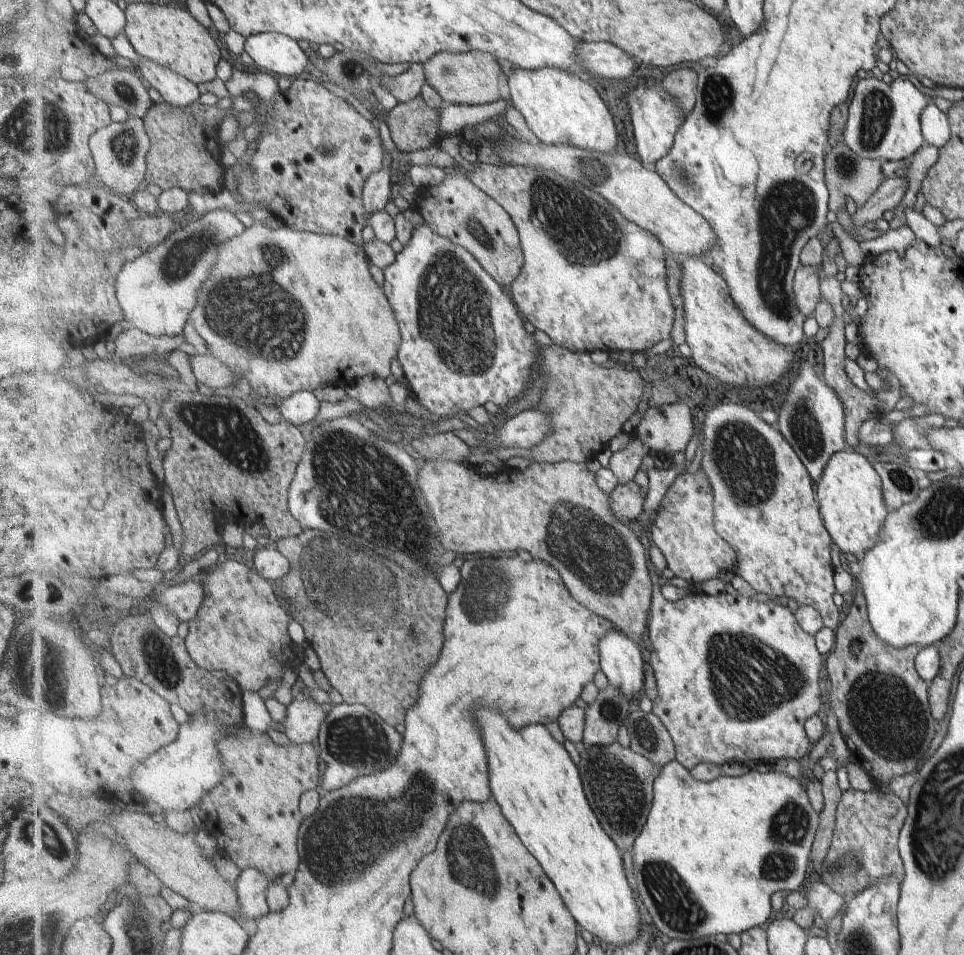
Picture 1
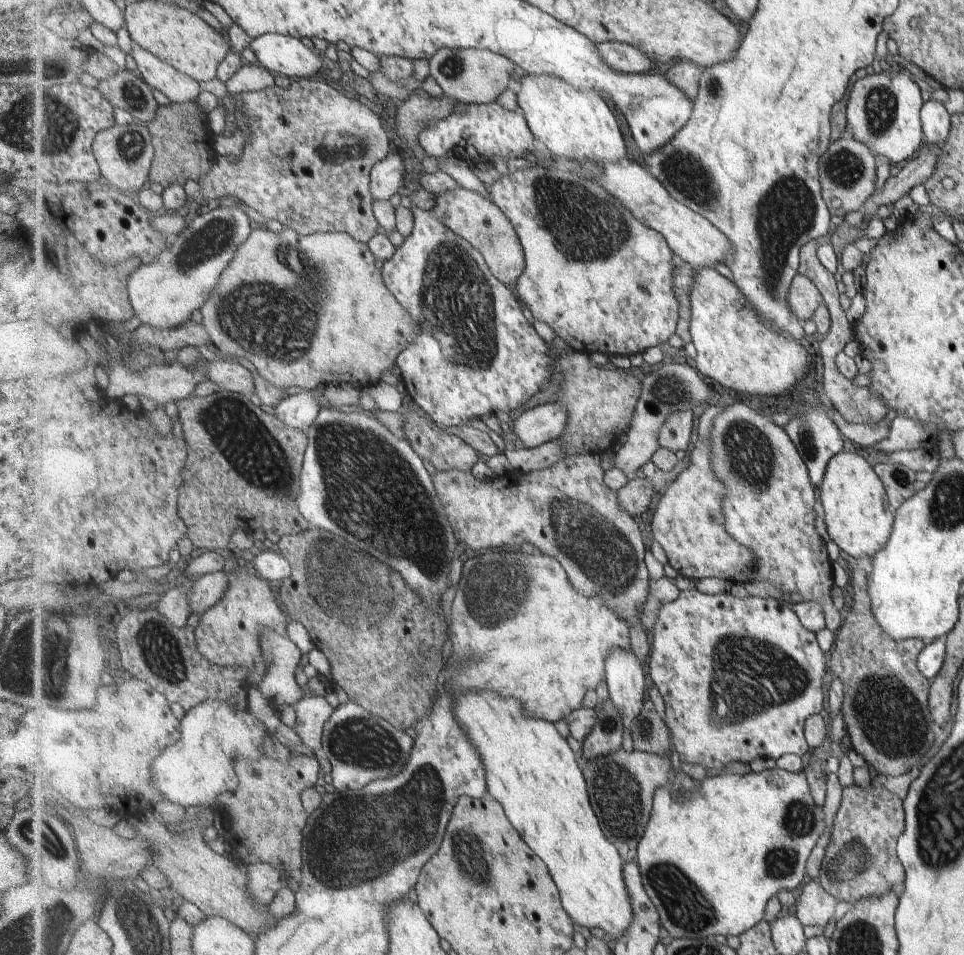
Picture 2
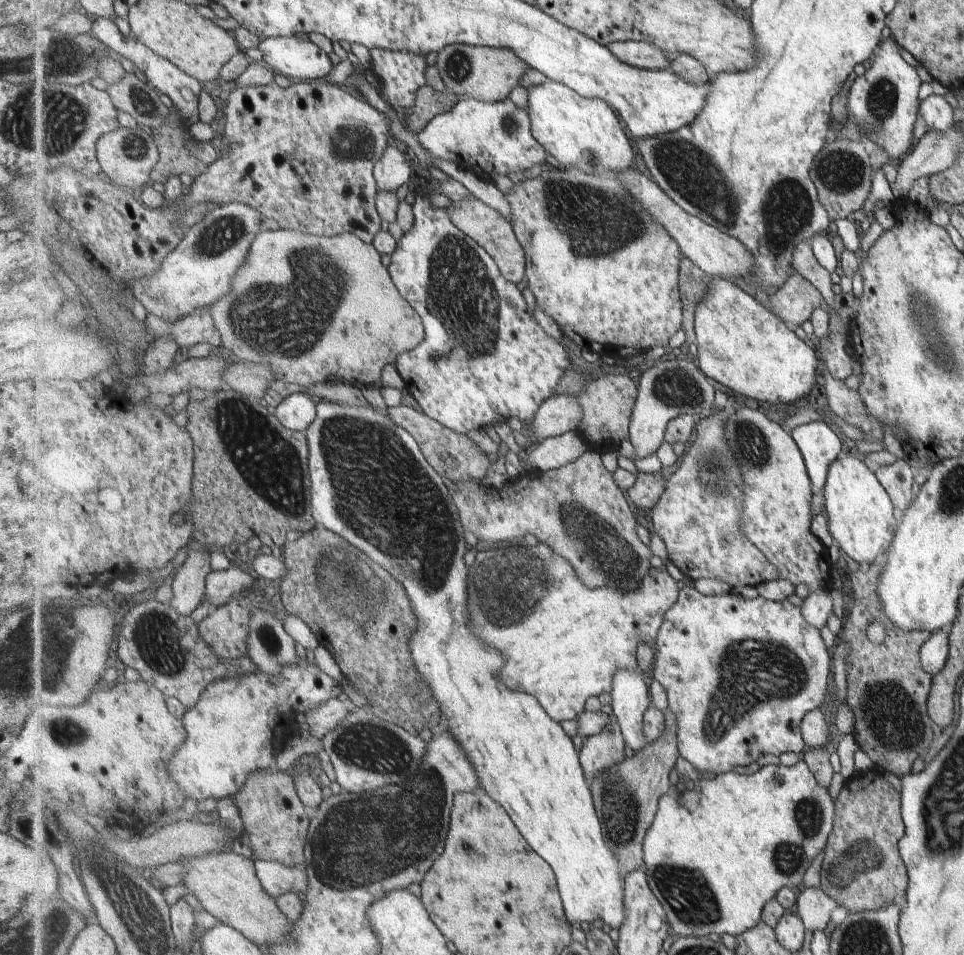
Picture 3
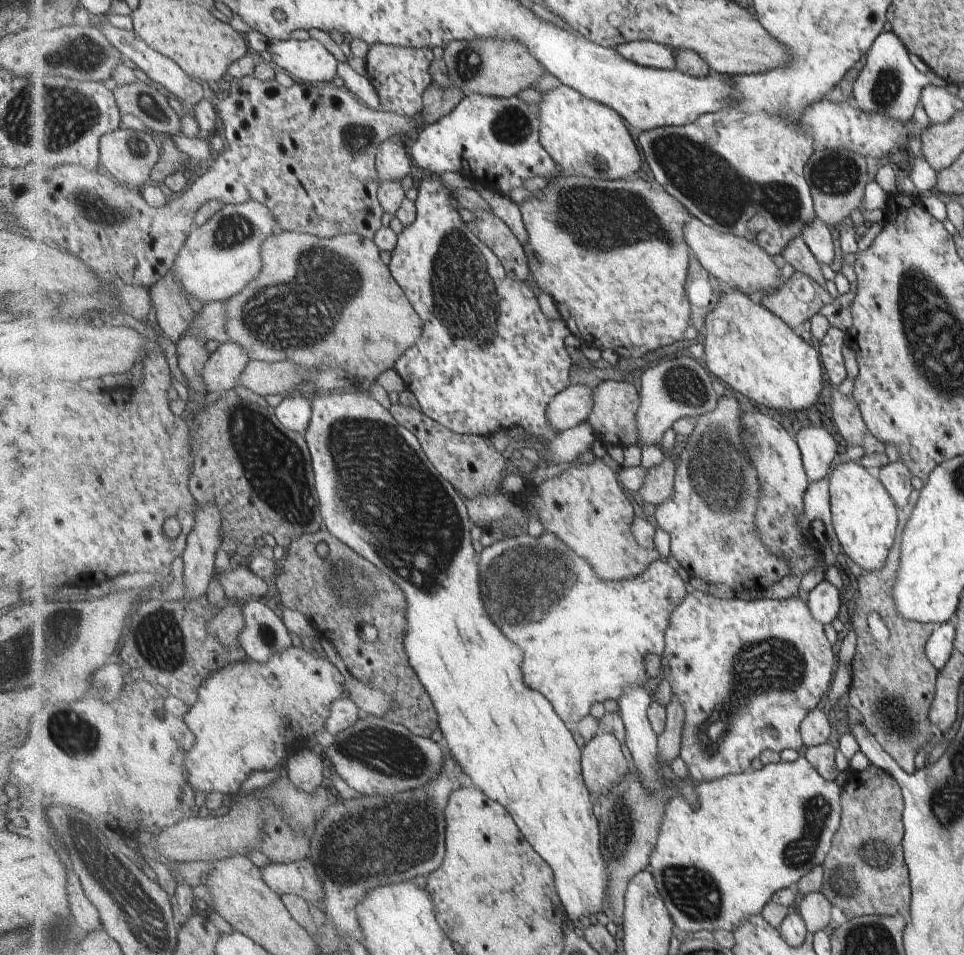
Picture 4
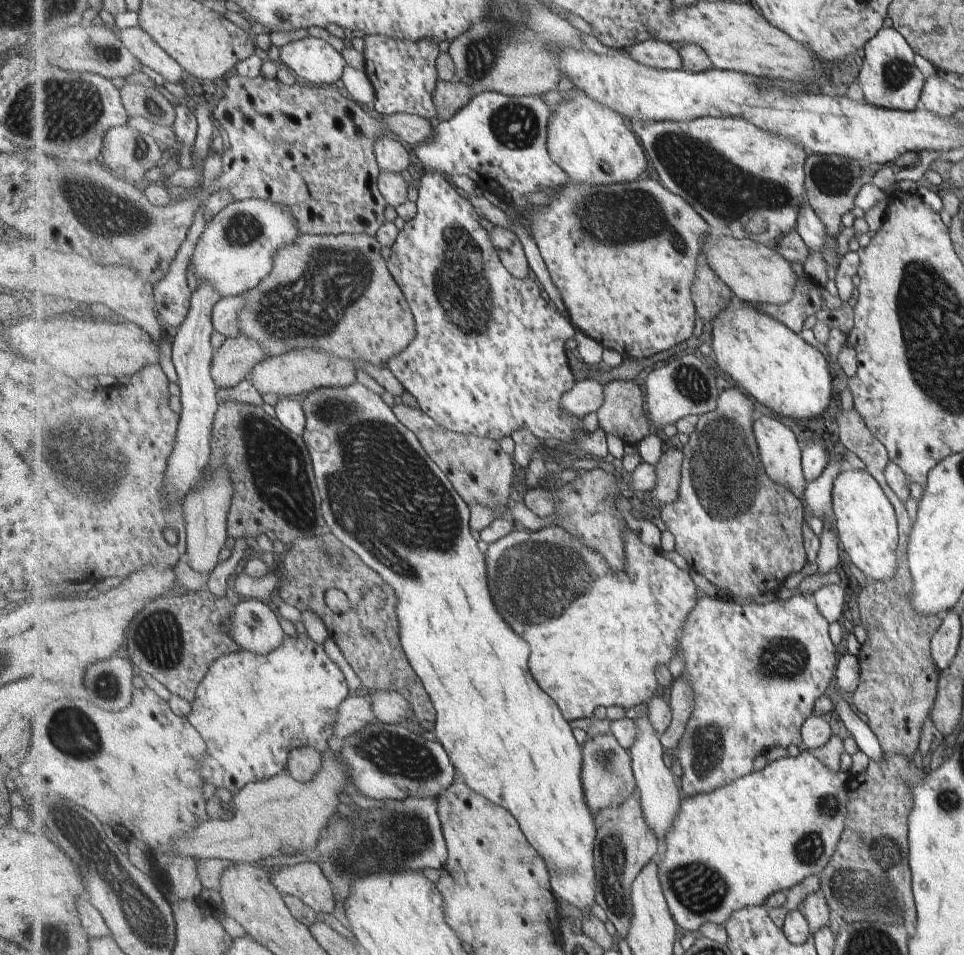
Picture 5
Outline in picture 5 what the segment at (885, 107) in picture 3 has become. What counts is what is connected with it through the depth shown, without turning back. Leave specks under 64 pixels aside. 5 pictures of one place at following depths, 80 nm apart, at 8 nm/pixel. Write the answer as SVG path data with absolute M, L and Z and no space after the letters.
M893 27L877 30L874 36L864 46L862 69L857 76L859 86L865 98L876 105L889 109L910 111L916 108L919 92L923 92L923 76L913 64L913 49L904 36Z

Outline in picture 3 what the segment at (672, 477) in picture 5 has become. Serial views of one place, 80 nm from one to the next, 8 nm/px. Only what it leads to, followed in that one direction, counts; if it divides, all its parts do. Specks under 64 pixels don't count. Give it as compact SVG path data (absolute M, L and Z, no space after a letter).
M659 471L653 474L638 472L638 481L631 489L627 490L627 496L637 507L653 510L666 490L667 482L663 472Z

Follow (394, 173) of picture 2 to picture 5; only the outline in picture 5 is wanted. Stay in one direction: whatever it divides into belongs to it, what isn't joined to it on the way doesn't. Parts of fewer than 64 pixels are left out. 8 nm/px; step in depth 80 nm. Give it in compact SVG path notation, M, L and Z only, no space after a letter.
M389 134L379 135L374 146L376 160L383 171L403 172L413 162L409 150Z

